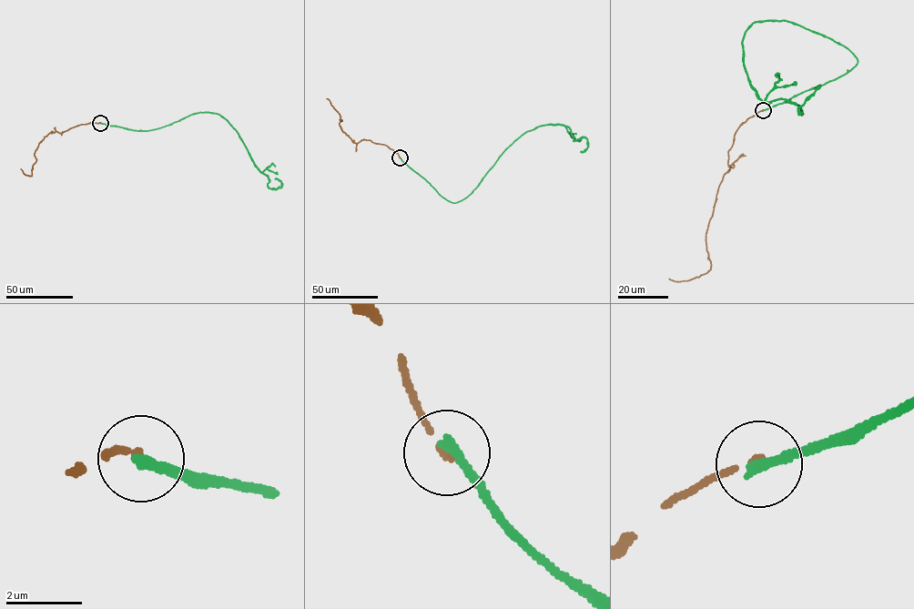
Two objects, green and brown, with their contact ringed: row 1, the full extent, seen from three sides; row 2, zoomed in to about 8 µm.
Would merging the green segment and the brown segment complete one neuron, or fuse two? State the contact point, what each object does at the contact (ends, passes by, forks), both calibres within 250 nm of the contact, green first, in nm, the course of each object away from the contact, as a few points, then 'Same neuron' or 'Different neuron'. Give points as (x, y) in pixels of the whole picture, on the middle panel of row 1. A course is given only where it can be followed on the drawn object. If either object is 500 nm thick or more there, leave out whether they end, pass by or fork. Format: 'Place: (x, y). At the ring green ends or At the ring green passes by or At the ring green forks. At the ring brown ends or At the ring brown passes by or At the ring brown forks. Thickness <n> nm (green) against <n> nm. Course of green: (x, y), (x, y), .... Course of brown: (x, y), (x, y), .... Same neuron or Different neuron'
Place: (400, 157). At the ring green ends. At the ring brown ends. Thickness 300 nm (green) against 180 nm. Course of green: (400, 158), (454, 203), (536, 126), (567, 126), (573, 140), (587, 140), (580, 151). Course of brown: (400, 158), (384, 145), (364, 139), (353, 142), (341, 130), (342, 120), (327, 98). Different neuron

